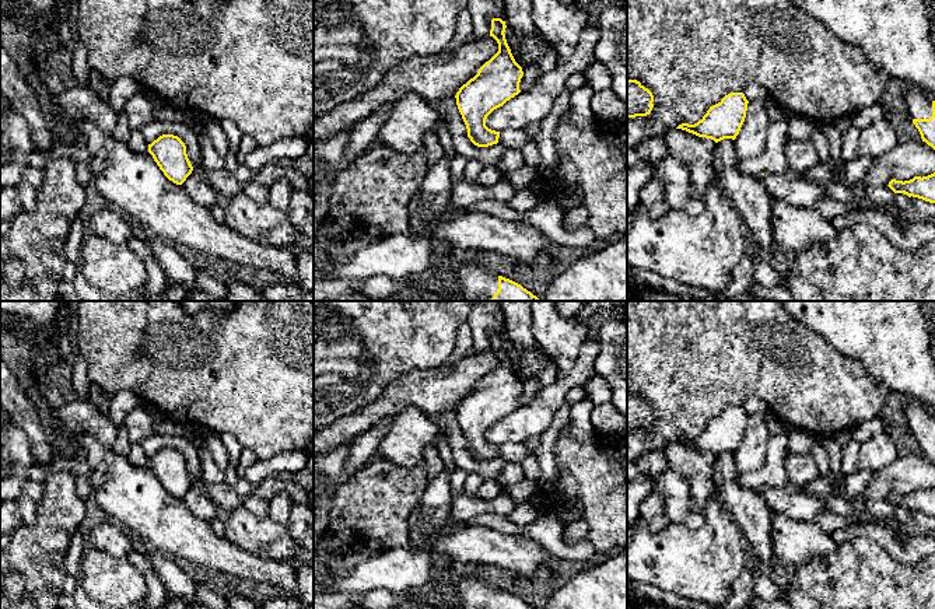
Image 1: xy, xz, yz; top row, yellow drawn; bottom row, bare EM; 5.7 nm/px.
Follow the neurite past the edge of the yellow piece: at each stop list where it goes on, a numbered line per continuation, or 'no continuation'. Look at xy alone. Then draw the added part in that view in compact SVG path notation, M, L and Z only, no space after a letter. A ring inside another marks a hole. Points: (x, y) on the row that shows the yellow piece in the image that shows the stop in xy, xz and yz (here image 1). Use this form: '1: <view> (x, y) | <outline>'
no continuation

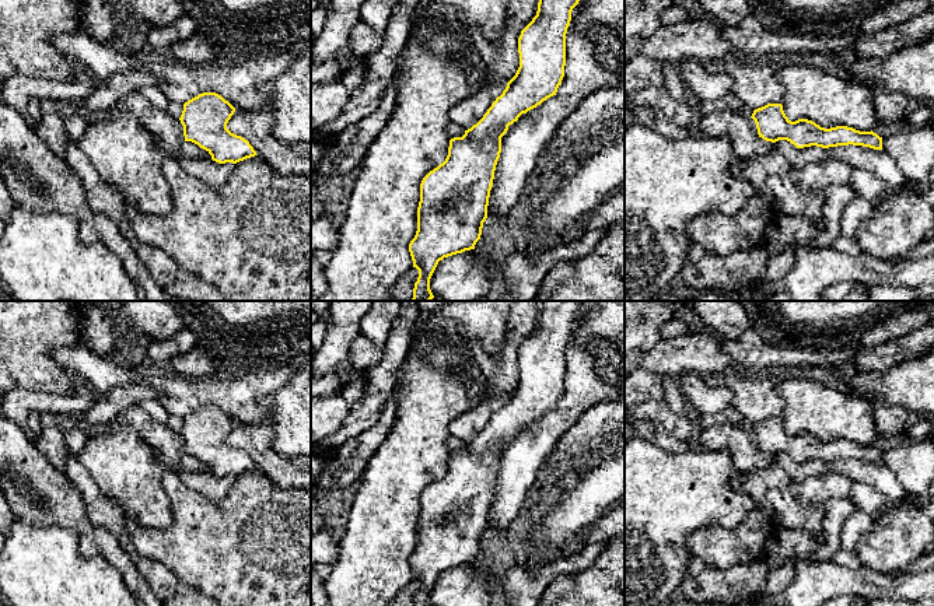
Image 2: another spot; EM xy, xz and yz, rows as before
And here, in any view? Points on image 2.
no continuation

